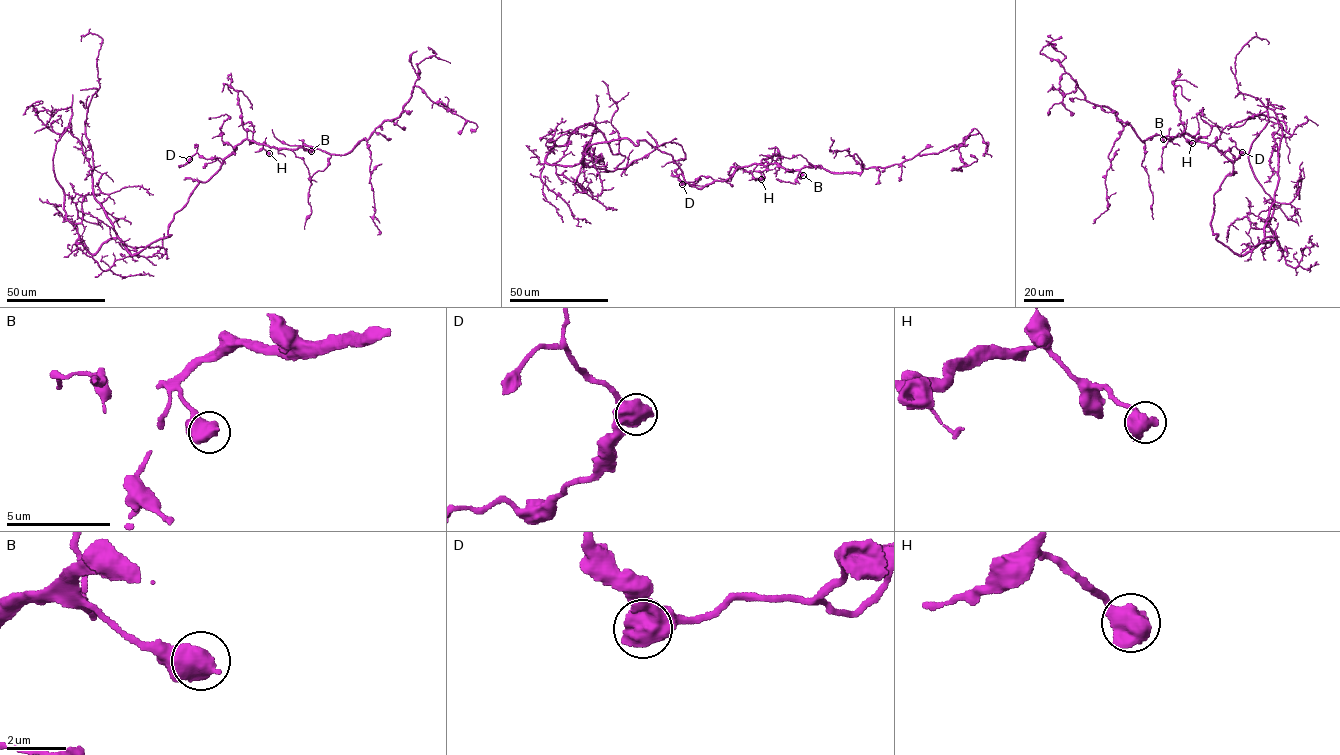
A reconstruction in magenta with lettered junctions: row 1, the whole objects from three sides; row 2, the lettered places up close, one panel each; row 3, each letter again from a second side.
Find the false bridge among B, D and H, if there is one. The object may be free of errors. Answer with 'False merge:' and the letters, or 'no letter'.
False merge: no letter

